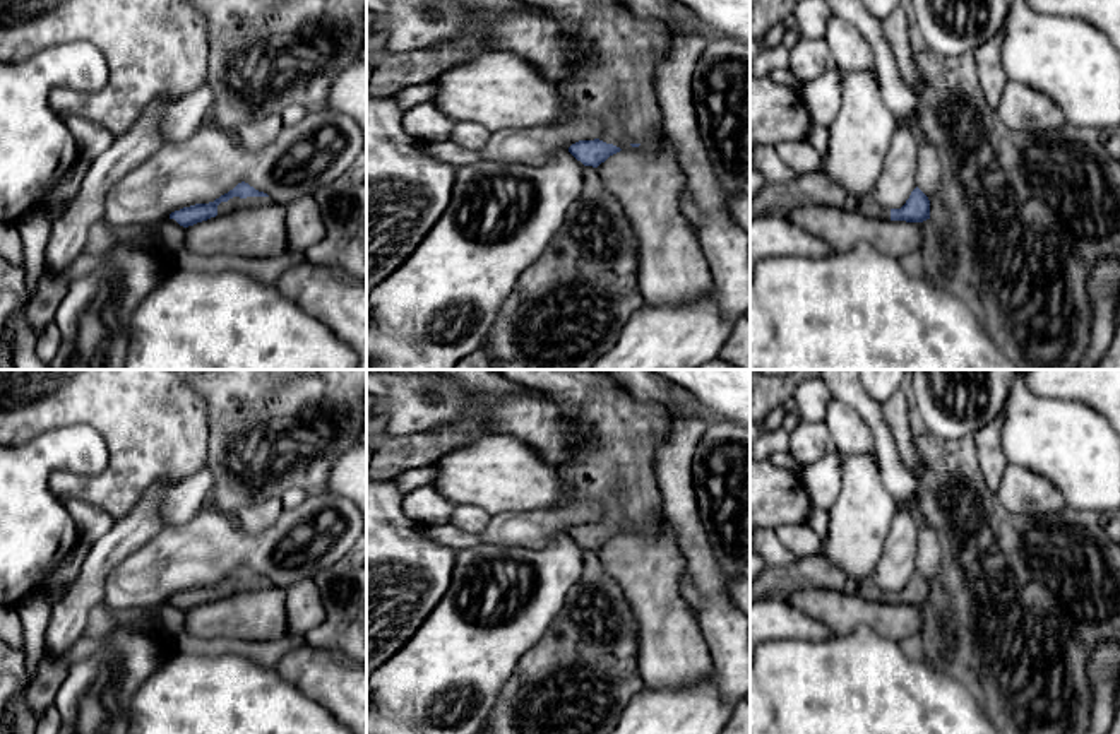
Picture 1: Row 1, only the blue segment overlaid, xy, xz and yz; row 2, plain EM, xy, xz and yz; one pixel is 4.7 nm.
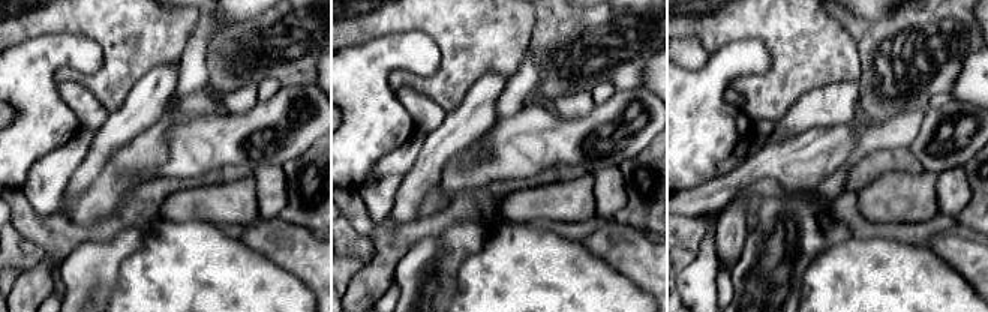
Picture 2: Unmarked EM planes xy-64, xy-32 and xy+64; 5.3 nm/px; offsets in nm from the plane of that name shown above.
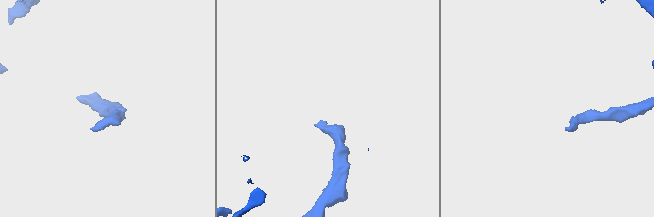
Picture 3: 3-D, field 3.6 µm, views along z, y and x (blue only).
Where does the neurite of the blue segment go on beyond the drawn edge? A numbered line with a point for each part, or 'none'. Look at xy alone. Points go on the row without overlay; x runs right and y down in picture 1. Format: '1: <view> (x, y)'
1: xy (225, 591)

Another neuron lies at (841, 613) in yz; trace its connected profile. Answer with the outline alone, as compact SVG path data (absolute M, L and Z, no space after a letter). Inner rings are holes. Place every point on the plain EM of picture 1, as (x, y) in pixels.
M803 589L788 595L786 602L831 628L834 635L849 635L868 626L899 643L920 631L930 636L933 626L932 601L923 606L885 604L829 589Z

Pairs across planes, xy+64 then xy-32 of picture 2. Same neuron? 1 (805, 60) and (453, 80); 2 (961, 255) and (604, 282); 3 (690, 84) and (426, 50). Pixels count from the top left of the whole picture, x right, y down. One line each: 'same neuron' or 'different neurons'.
1: same neuron
2: different neurons
3: same neuron

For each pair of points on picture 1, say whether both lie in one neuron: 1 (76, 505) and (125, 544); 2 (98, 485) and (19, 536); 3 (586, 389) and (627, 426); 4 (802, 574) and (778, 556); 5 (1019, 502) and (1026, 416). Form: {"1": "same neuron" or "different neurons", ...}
{"1": "different neurons", "2": "different neurons", "3": "same neuron", "4": "different neurons", "5": "different neurons"}

